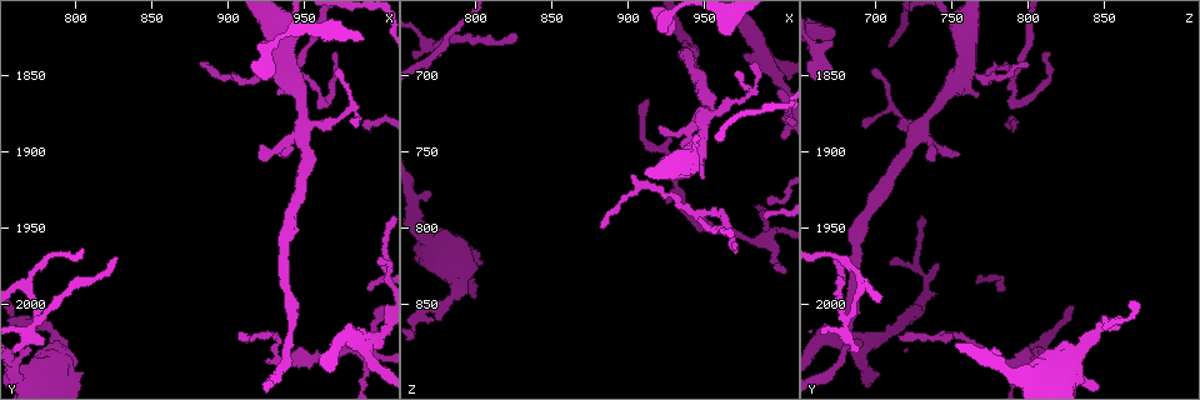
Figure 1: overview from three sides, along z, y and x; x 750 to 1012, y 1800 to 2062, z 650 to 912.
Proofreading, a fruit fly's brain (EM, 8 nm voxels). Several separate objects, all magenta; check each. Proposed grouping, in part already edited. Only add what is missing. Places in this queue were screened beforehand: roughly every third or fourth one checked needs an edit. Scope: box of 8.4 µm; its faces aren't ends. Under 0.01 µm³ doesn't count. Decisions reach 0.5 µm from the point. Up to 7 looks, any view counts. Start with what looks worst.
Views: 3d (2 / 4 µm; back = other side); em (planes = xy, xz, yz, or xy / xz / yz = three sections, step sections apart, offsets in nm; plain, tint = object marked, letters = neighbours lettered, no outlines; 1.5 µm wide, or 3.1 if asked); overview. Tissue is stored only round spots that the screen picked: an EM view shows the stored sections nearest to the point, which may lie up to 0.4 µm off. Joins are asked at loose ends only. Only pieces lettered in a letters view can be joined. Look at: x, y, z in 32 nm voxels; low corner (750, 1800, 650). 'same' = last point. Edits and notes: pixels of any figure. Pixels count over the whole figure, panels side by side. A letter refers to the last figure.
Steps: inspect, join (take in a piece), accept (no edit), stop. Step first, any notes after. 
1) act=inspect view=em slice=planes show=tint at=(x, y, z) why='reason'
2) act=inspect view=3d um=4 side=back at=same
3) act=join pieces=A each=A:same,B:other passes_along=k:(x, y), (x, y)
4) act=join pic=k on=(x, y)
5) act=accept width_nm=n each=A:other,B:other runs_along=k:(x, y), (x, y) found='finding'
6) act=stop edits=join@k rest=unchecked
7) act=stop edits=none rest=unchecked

act=inspect view=3d um=2 at=(770, 2030, 778)

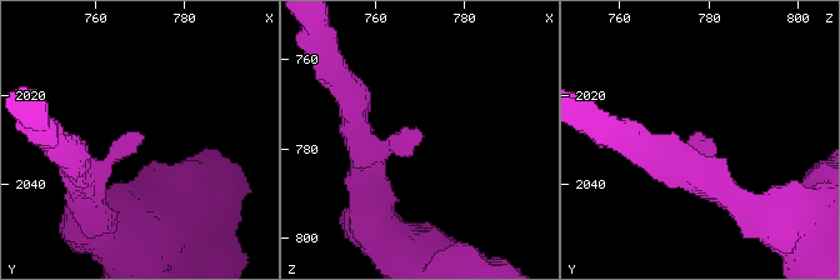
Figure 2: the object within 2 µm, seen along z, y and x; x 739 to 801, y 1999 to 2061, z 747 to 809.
act=inspect view=em slice=yz step=8 show=letters at=(770, 2028, 776)

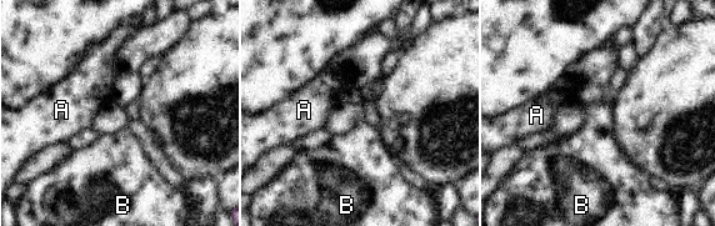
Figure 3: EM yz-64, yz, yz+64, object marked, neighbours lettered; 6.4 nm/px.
act=inspect view=em slice=planes show=letters at=same

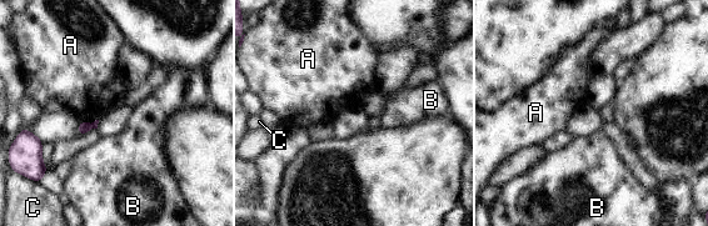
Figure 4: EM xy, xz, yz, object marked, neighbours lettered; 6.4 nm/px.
act=accept each=A:other,B:other,C:other border=4:(79, 119), (86, 122), (98, 120) found='no lettered piece goes on from it'

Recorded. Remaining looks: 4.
act=inspect view=em slice=planes show=tint at=(914, 2022, 714) why='end of a long branch'

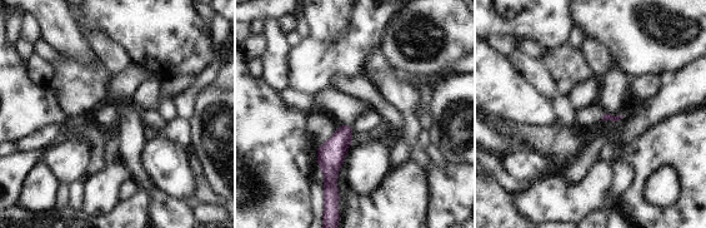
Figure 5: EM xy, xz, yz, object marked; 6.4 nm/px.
act=inspect view=em slice=planes show=letters at=same

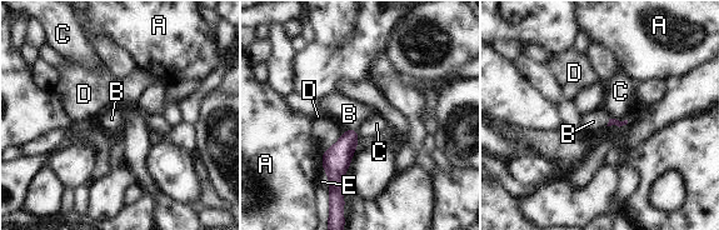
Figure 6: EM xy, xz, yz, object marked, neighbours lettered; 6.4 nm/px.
act=join pieces=B each=A:other,B:same,C:other,D:other,E:other found='it goes on there'

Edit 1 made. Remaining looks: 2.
act=stop edits=join@6 rest=unchecked

